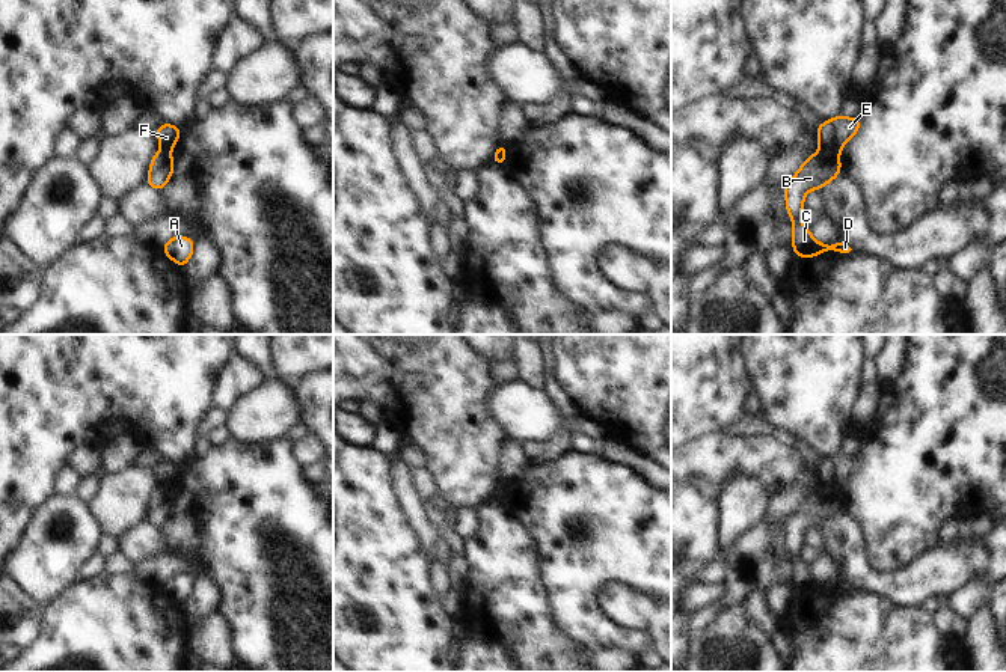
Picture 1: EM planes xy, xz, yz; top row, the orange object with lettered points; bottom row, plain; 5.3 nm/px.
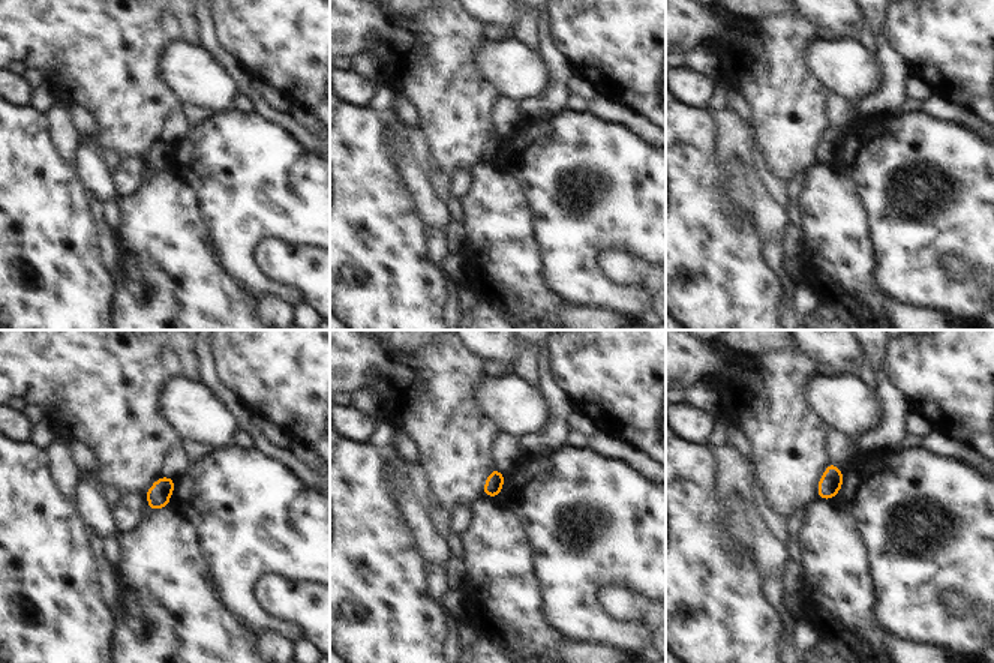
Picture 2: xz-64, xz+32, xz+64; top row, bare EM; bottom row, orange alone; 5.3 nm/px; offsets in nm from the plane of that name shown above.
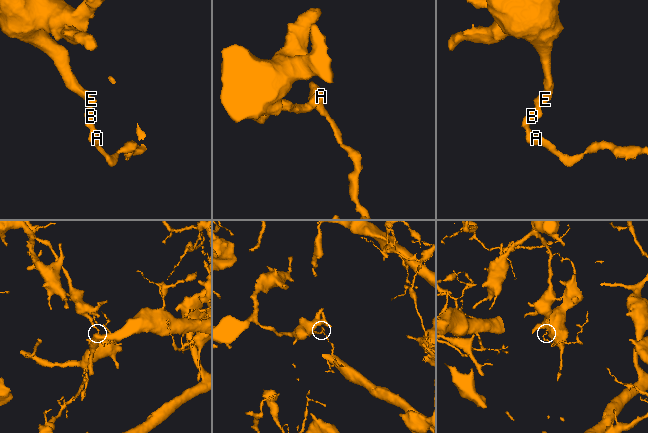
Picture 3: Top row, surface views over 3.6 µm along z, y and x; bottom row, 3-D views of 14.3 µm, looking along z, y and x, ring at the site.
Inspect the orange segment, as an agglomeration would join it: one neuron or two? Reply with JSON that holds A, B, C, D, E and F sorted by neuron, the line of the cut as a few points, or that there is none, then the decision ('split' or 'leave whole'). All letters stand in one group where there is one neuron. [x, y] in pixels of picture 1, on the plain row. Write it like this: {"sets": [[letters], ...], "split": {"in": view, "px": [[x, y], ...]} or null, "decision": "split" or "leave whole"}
{"sets": [["A", "B", "C", "D"], ["E", "F"]], "split": {"in": "yz", "px": [[821, 487], [837, 491]]}, "decision": "split"}

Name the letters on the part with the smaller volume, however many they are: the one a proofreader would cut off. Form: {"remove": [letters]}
{"remove": ["A", "B", "C", "D"]}

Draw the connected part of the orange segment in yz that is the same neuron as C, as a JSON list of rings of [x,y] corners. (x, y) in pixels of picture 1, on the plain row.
[[[819,488],[810,493],[793,515],[784,523],[786,548],[792,556],[793,576],[792,586],[796,595],[814,595],[822,589],[849,591],[852,586],[846,580],[820,582],[813,577],[811,570],[801,561],[804,535],[808,527],[820,527],[842,509],[839,491],[830,493]]]

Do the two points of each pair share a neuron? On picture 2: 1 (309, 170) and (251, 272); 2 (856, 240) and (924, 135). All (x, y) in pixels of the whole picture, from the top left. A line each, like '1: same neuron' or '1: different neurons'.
1: same neuron
2: different neurons

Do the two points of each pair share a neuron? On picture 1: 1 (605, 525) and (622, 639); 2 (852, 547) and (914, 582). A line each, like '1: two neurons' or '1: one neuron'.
1: one neuron
2: one neuron

